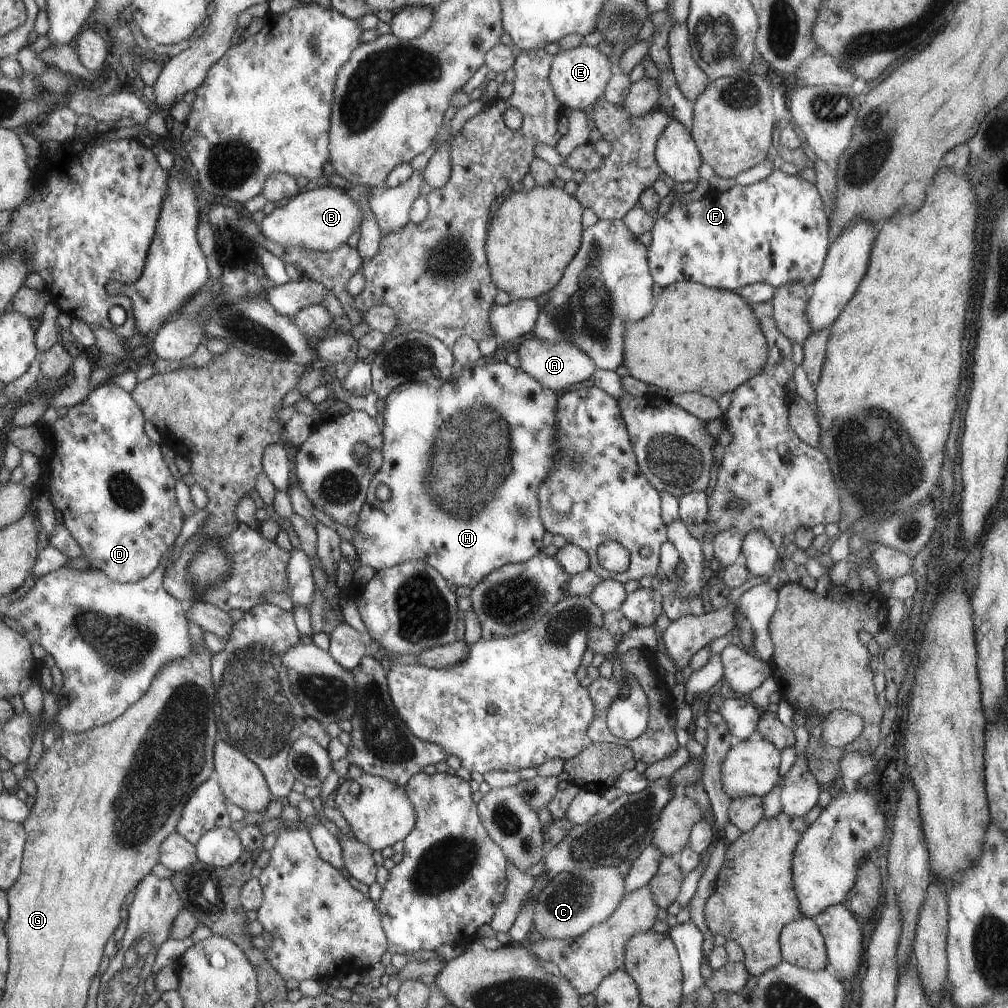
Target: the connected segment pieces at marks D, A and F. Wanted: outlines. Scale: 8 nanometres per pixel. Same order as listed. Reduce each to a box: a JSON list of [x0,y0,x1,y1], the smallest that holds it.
[[41,380,184,583],[517,338,596,390],[649,169,830,291]]

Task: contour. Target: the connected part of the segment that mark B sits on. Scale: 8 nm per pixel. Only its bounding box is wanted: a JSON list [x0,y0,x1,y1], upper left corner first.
[262,185,362,251]

